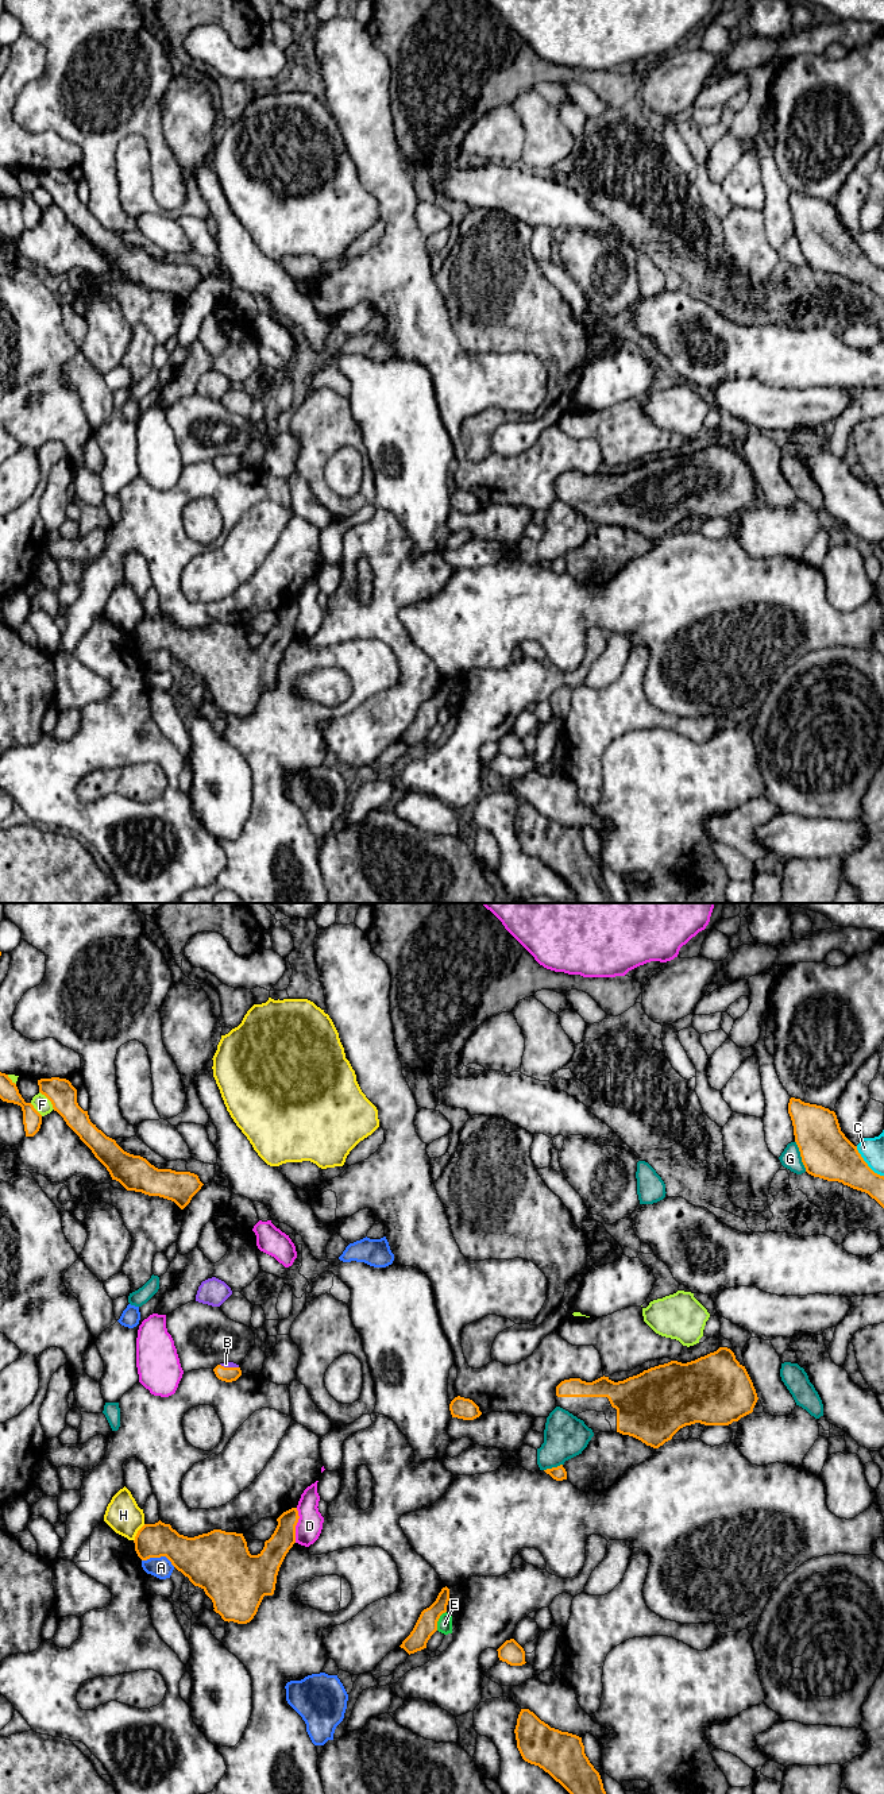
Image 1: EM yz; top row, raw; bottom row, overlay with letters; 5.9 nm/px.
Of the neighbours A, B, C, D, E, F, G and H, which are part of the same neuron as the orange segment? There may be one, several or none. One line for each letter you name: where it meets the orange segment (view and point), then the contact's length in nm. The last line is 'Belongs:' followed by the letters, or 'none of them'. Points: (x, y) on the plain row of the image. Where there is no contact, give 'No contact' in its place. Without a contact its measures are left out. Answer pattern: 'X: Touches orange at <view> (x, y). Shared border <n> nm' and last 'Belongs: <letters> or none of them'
B: Touches orange at yz (230, 460). Shared border 110 nm
Belongs: B

